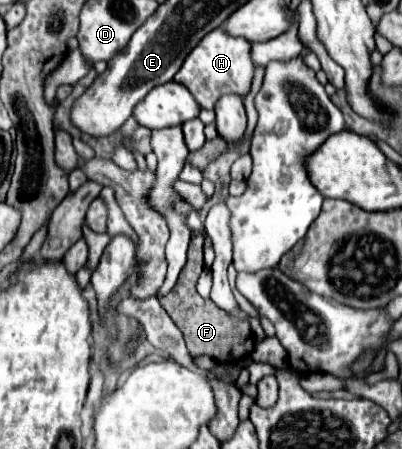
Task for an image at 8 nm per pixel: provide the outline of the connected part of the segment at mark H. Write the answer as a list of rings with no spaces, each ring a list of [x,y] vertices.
[[[216,28],[210,34],[206,34],[200,40],[200,44],[188,54],[174,80],[188,86],[188,90],[194,94],[194,98],[202,108],[212,110],[222,94],[246,96],[250,92],[252,76],[254,66],[250,60],[250,42],[240,36],[232,36],[222,28]]]

